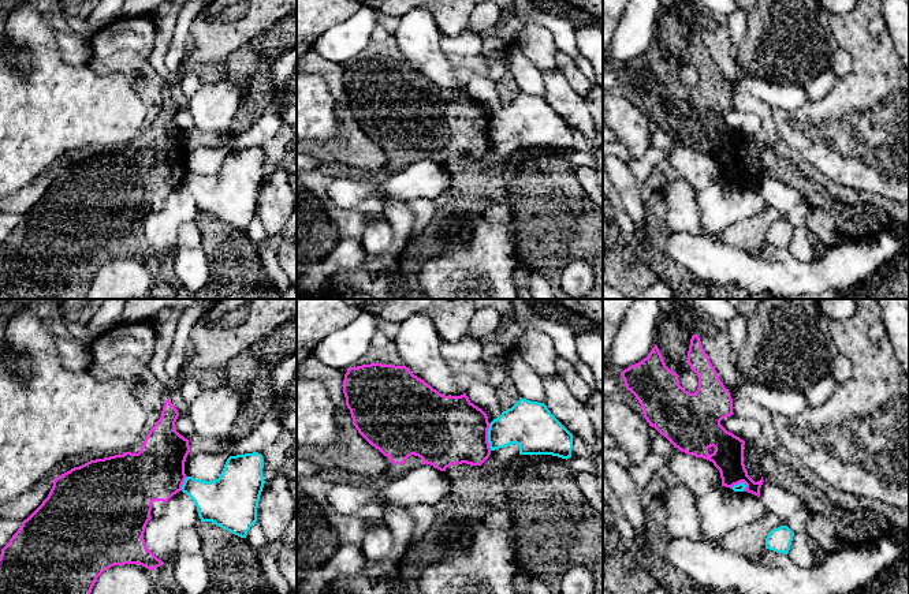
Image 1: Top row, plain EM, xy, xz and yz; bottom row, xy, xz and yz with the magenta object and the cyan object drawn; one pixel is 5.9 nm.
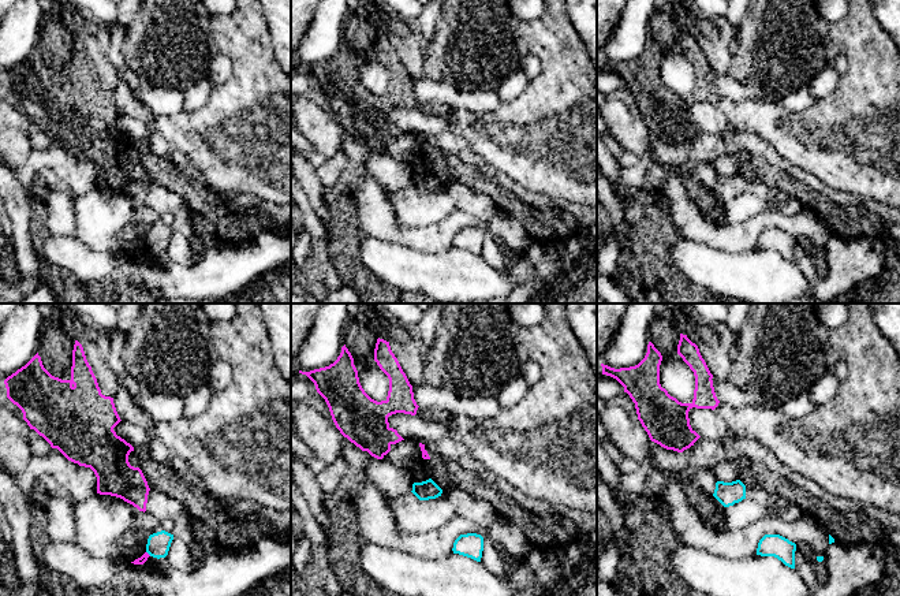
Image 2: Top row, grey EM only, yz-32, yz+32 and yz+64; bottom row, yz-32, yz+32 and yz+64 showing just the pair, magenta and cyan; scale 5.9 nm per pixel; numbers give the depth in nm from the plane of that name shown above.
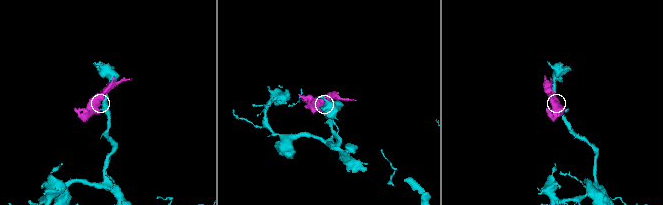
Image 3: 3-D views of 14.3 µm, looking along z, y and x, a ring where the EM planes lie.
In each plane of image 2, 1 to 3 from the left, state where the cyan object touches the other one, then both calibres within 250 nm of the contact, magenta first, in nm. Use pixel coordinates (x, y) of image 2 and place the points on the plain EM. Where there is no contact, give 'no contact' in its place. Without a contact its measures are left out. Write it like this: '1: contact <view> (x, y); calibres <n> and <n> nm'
1: contact yz-32 (148, 248); calibres 50 and 130 nm
2: no contact
3: no contact

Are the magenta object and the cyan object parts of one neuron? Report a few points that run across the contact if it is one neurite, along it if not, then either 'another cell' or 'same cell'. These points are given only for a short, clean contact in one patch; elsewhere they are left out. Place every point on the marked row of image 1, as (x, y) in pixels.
another cell

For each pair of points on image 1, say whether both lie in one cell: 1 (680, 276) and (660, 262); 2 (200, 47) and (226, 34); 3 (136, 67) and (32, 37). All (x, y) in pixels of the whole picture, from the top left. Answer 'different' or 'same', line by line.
1: same
2: same
3: different

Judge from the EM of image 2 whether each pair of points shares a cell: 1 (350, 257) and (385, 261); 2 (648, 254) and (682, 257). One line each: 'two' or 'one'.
1: two
2: two

